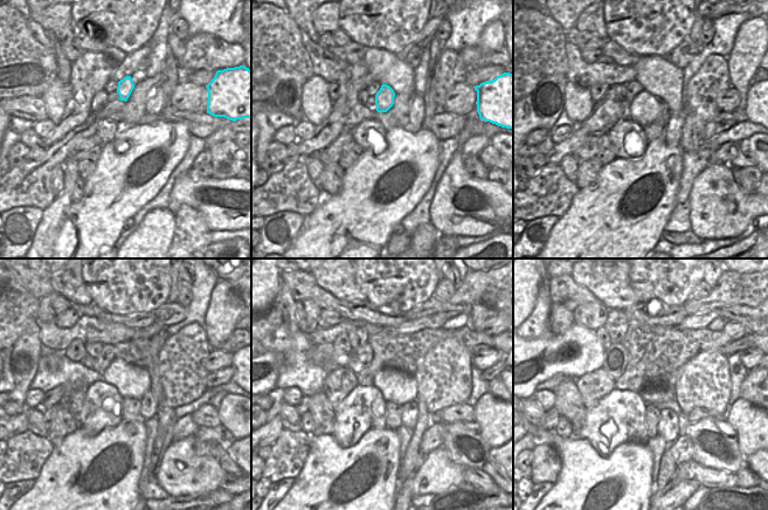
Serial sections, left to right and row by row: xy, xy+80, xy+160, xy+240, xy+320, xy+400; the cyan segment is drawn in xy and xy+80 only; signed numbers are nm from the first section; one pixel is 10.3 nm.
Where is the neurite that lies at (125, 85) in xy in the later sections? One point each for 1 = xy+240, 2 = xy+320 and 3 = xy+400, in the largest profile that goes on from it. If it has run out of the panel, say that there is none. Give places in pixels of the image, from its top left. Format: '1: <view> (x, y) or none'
1: xy+240 (132, 381)
2: xy+320 (399, 387)
3: xy+400 (654, 393)

